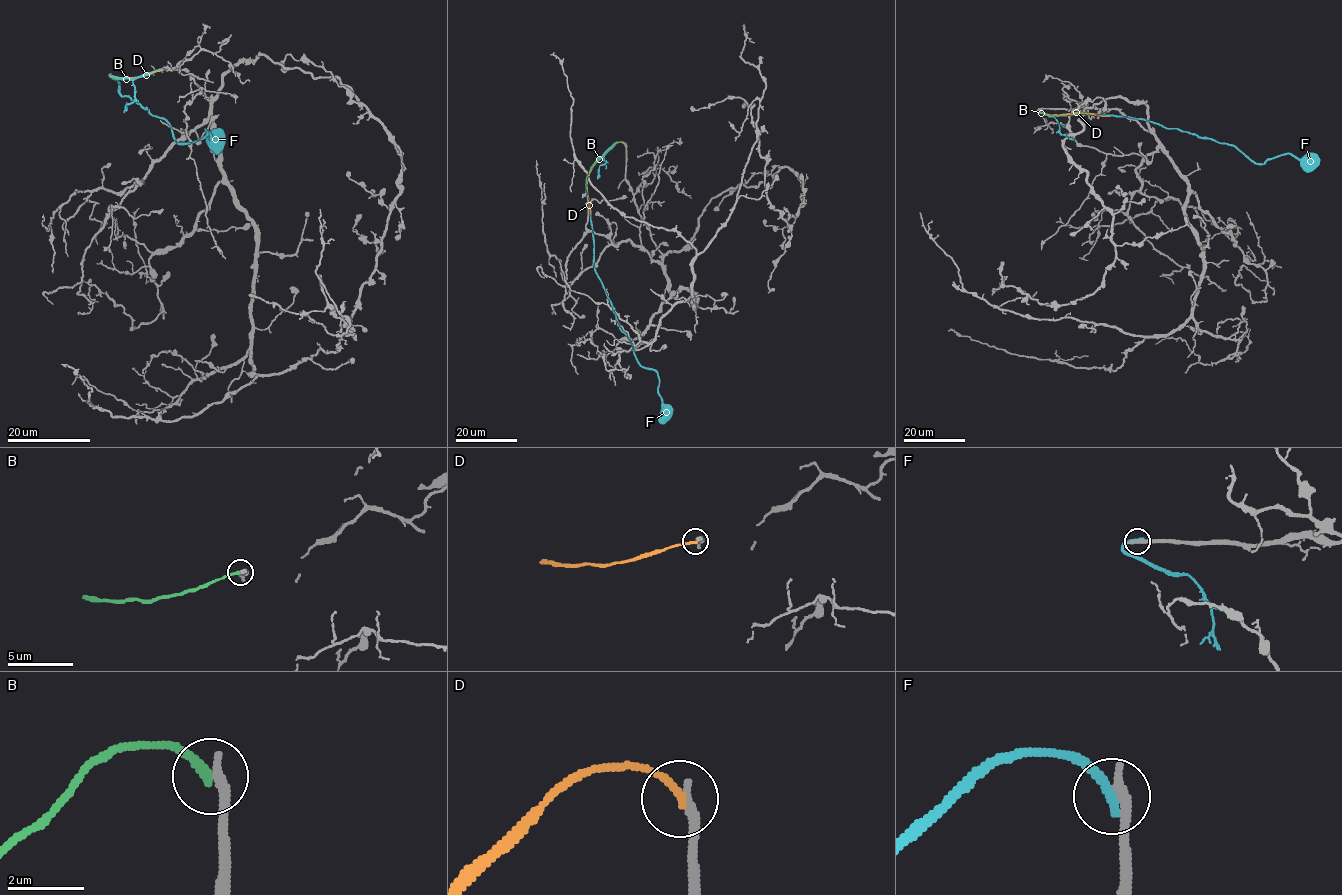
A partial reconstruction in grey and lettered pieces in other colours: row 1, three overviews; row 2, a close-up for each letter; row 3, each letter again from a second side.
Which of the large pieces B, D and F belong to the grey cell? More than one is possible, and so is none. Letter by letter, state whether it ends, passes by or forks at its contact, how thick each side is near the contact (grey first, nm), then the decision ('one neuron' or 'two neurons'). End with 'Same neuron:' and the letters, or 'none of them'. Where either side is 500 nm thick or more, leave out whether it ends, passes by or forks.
B: it ends | 320/240 nm | two neurons
D: it ends | 300/200 nm | two neurons
F: it ends | 340/280 nm | two neurons
Same neuron: none of them

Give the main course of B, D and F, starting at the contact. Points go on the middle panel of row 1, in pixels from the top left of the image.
B: (625, 144), (615, 143), (594, 164), (586, 180), (587, 195)
D: (625, 144), (616, 143), (589, 173), (587, 192), (590, 213)
F: (625, 145), (616, 142), (590, 168), (587, 177), (594, 267), (637, 361), (657, 373), (661, 423)

